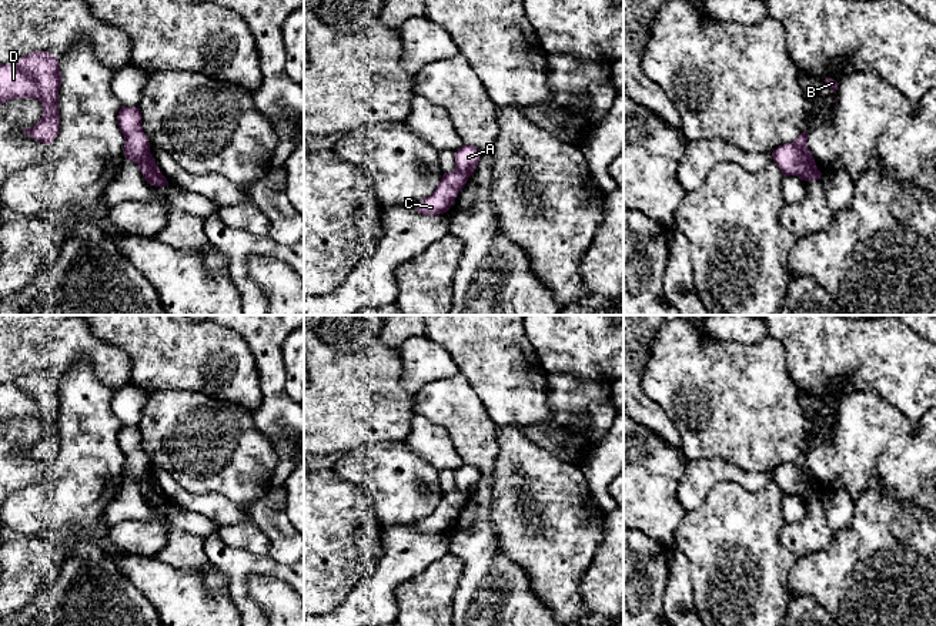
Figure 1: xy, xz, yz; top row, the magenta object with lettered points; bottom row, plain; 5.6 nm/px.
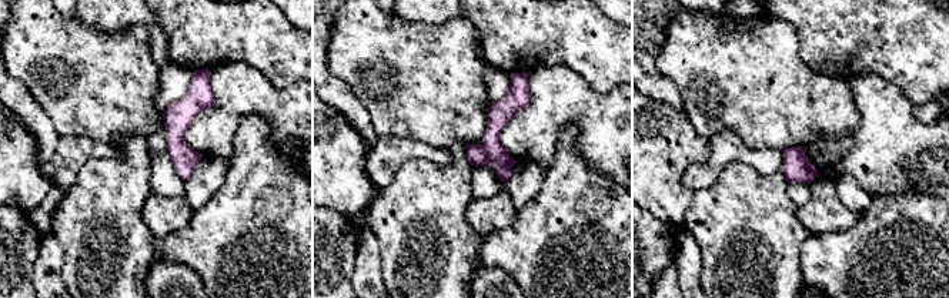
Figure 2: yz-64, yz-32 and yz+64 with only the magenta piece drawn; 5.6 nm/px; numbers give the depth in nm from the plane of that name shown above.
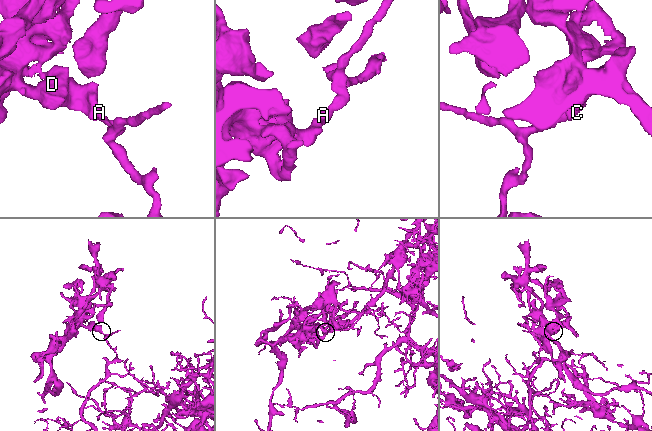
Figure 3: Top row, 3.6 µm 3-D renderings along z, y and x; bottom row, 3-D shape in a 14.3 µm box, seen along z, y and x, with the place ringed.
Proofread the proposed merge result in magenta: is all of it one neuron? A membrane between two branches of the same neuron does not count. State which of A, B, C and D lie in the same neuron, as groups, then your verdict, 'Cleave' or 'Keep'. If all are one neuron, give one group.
Groups: A / B C D. Cleave

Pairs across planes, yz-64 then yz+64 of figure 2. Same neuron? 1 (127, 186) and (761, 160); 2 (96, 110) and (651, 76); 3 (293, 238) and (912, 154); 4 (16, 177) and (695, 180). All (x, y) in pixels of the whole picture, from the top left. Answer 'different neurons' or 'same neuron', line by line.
1: different neurons
2: different neurons
3: different neurons
4: different neurons

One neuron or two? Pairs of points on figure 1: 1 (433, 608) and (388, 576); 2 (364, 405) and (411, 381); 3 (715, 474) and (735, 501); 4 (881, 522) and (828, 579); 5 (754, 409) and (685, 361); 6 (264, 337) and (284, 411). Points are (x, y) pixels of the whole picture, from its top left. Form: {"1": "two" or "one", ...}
{"1": "two", "2": "two", "3": "two", "4": "one", "5": "one", "6": "one"}

